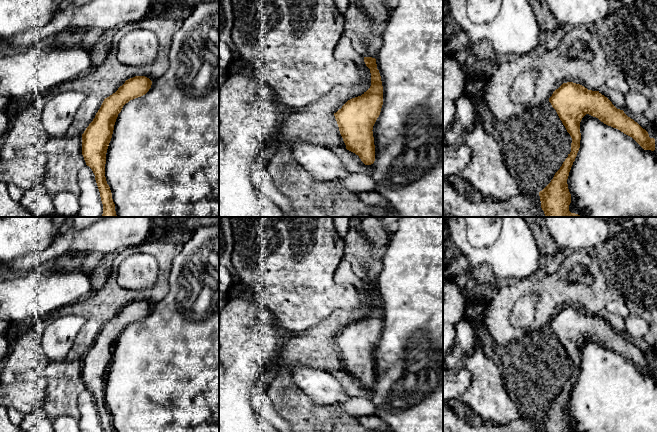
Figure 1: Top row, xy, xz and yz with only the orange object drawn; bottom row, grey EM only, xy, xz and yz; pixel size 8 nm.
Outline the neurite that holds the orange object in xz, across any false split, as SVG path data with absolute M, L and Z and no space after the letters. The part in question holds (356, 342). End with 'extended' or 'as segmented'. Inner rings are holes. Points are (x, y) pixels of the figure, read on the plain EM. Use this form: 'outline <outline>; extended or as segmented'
outline M364 281L371 297L371 310L361 320L348 324L334 337L346 373L359 380L365 389L375 385L373 350L383 329L383 310L376 283Z; as segmented

